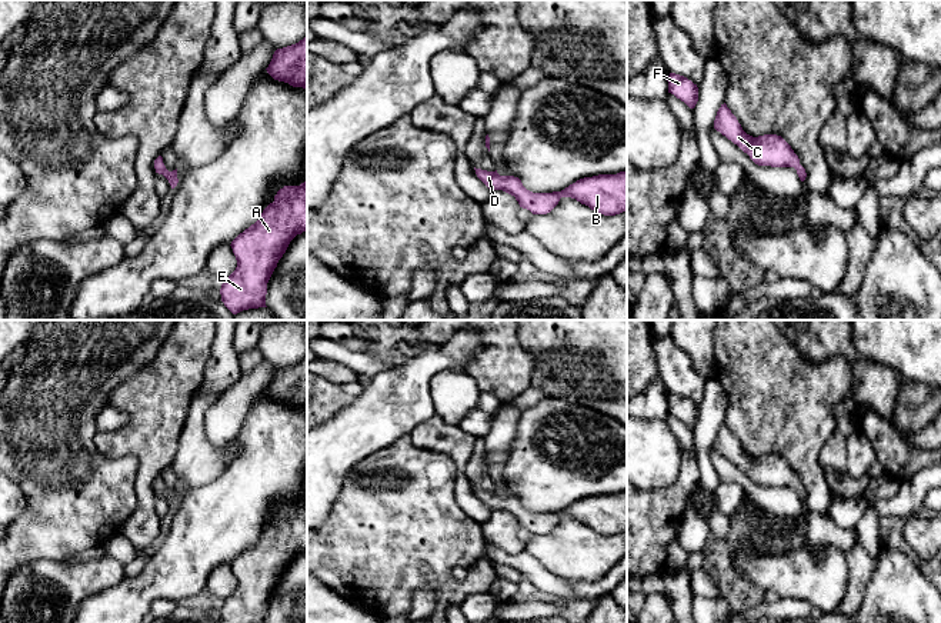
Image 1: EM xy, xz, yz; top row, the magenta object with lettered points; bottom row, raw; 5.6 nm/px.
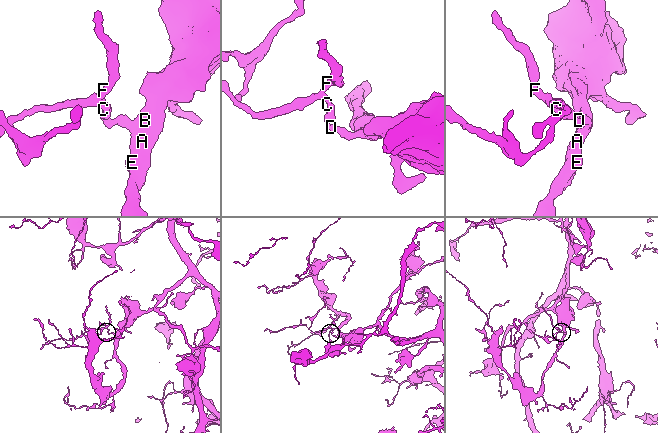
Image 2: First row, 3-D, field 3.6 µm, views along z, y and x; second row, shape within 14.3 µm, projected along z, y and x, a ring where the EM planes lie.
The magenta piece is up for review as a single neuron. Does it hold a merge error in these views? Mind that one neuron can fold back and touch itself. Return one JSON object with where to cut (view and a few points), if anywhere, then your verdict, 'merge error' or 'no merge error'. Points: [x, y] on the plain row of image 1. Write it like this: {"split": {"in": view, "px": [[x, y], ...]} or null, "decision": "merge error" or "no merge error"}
{"split": null, "decision": "no merge error"}

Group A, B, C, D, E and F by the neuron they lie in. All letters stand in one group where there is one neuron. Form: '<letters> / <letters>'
A B C D E F

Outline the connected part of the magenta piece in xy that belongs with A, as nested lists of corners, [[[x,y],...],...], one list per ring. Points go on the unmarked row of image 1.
[[[307,499],[300,506],[284,506],[261,533],[260,539],[240,553],[231,569],[237,580],[236,590],[223,600],[220,614],[223,623],[266,623],[267,603],[286,573],[290,562],[307,552]]]

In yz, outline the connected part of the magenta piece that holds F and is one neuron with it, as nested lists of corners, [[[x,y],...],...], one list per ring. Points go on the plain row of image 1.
[[[670,393],[667,397],[668,413],[684,422],[690,429],[694,429],[698,422],[698,407],[684,396]]]

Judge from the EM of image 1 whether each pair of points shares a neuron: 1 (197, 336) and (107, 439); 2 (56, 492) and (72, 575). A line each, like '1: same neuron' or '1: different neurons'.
1: same neuron
2: different neurons

